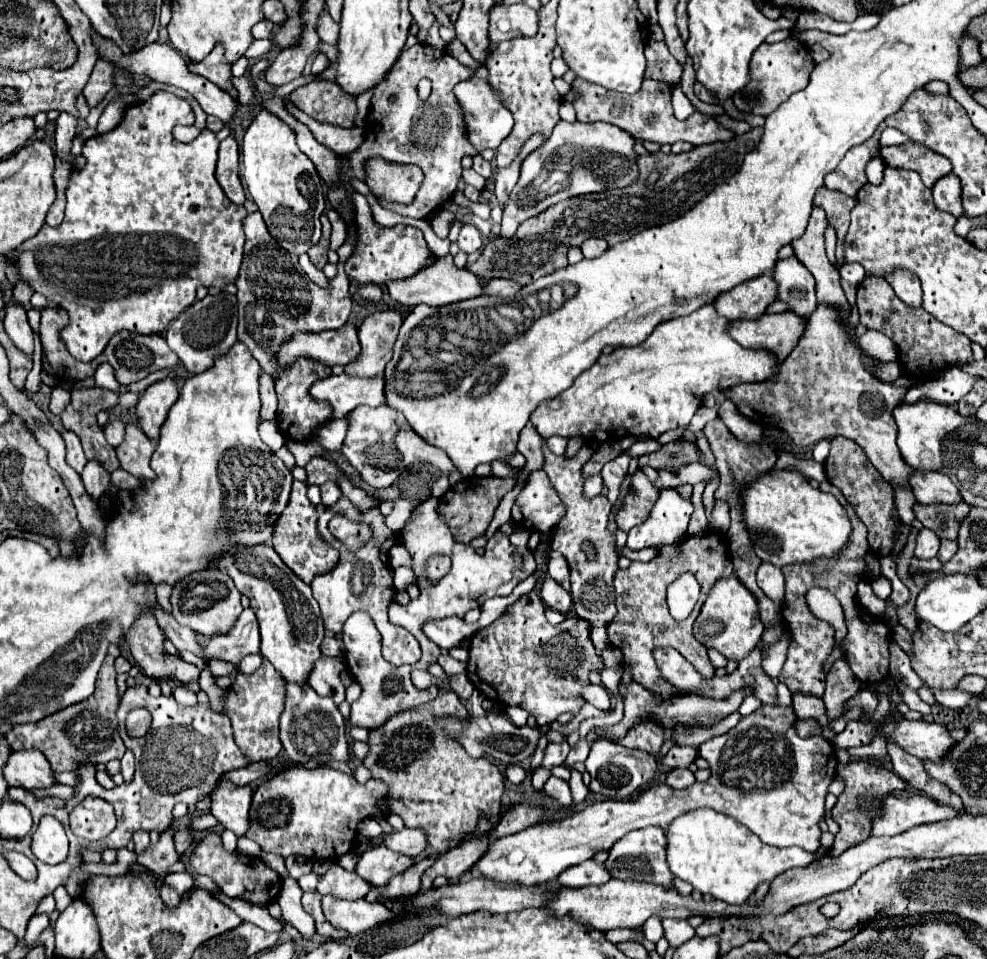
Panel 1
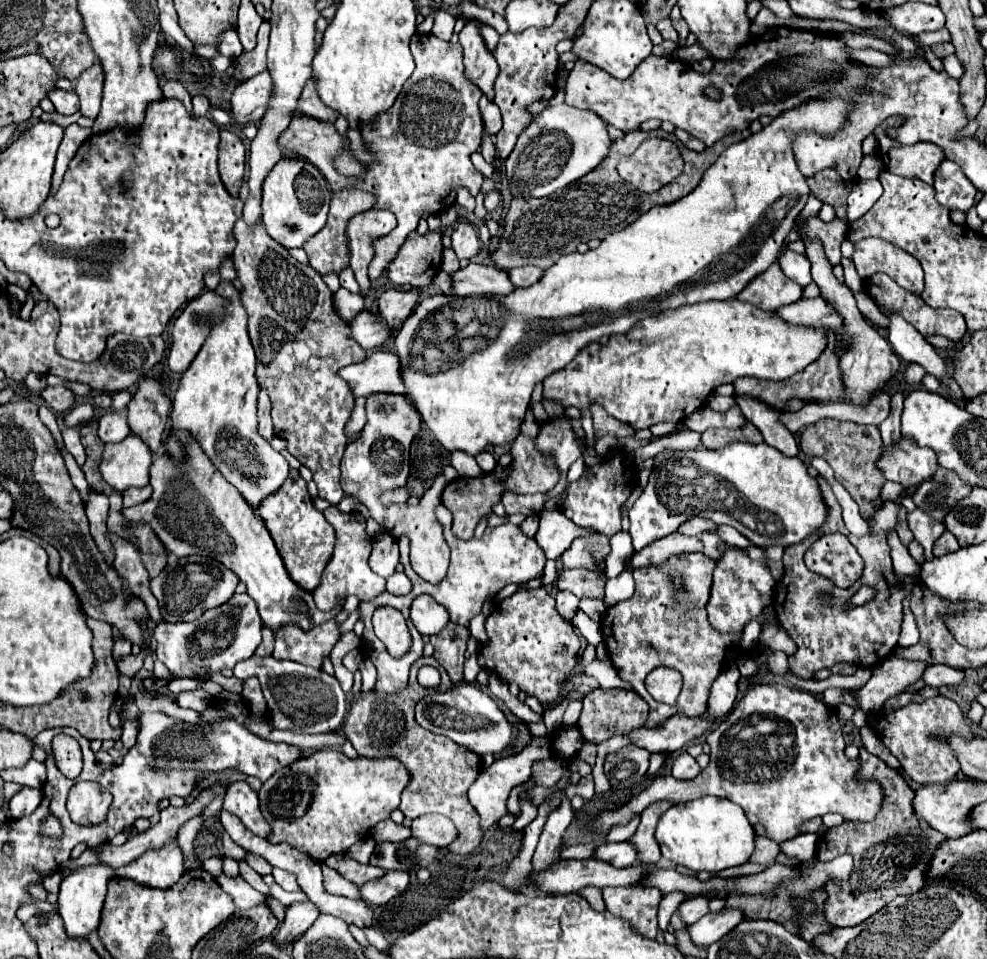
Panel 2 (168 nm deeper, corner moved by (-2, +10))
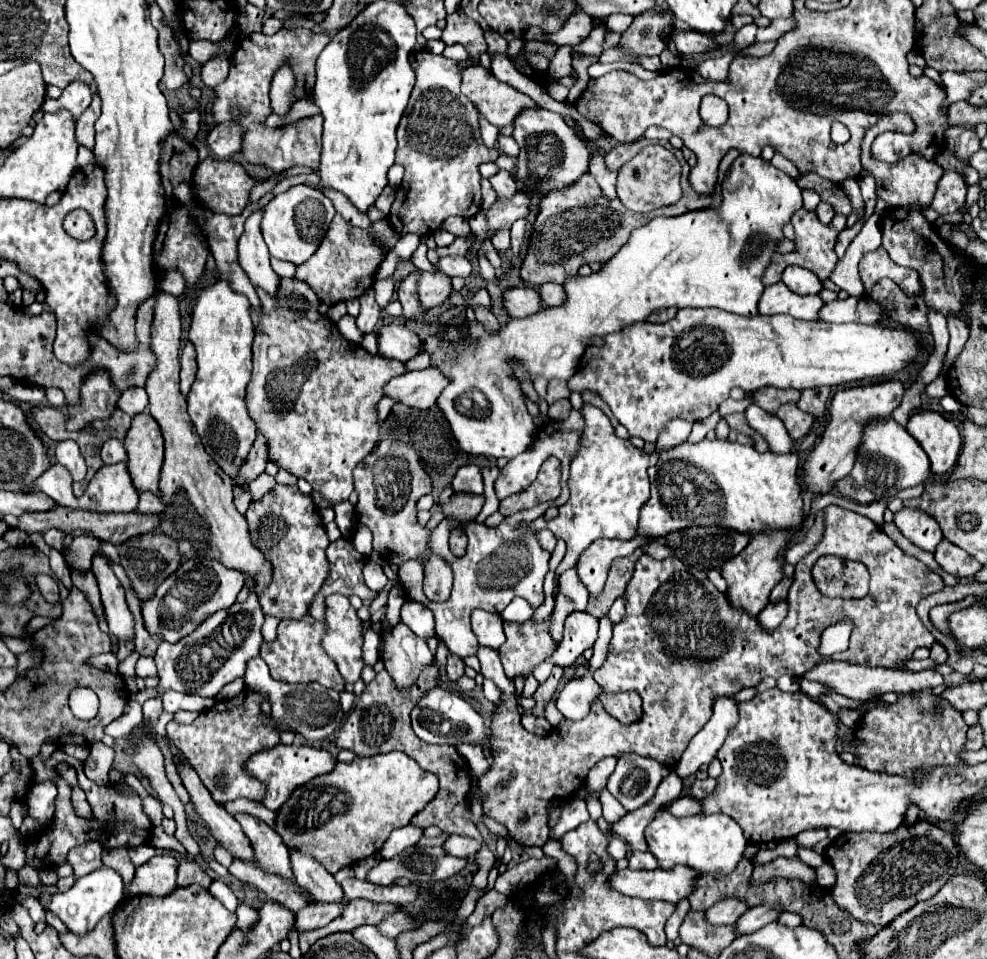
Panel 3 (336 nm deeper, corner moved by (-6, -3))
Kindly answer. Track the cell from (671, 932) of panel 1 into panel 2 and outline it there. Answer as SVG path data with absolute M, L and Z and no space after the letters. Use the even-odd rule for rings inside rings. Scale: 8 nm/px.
M696 897L696 899L686 899L680 907L678 907L678 913L680 913L680 919L686 923L686 925L692 925L696 923L700 917L704 917L708 913L708 901Z

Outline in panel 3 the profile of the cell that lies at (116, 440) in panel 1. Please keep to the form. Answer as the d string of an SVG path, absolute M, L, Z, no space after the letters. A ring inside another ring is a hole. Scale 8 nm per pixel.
M116 438L104 442L102 446L102 460L104 464L118 464L118 462L124 462L126 460L126 450L124 450L124 444Z

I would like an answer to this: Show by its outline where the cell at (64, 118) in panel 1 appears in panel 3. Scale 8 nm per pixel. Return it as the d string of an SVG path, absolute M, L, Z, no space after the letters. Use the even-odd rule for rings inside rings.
M74 80L70 82L64 90L62 90L62 96L58 100L46 100L42 104L44 112L56 112L56 110L68 110L72 112L74 118L78 118L86 106L90 106L92 102L92 90L86 82L82 80Z

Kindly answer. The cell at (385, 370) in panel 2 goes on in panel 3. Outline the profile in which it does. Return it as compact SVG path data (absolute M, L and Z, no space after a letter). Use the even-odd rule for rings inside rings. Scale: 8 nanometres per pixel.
M426 368L418 372L408 372L402 376L392 378L384 386L384 394L396 398L398 402L426 410L436 404L436 398L442 394L442 390L448 386L448 378L438 368Z

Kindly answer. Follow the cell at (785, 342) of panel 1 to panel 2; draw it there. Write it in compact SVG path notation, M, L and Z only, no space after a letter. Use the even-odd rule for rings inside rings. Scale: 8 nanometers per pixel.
M822 297L800 299L792 305L784 305L778 309L778 317L788 325L830 327L834 331L840 331L840 315Z

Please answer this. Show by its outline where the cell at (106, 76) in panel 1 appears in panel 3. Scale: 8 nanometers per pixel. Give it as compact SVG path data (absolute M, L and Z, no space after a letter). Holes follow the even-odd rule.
M94 94L92 104L76 120L76 142L80 146L86 146L88 150L94 148L94 122L98 116L100 116L100 98L98 94Z

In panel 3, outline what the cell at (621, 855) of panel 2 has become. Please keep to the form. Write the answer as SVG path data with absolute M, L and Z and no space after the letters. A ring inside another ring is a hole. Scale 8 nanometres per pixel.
M634 852L630 856L630 870L656 870L658 862L650 852Z

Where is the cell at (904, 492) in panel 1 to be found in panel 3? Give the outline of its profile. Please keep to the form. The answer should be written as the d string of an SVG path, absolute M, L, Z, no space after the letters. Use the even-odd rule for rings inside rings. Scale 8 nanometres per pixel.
M948 314L946 320L948 320L948 330L950 330L950 346L946 352L946 362L948 362L946 370L948 370L954 364L956 354L960 354L960 348L968 340L968 326L960 318L956 318L956 314Z

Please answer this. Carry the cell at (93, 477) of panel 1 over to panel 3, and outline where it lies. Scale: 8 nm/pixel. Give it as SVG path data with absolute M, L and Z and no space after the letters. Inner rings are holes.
M94 556L94 574L98 578L100 598L102 598L104 616L106 616L110 634L118 642L132 642L134 640L134 616L128 610L124 588L116 580L104 556Z

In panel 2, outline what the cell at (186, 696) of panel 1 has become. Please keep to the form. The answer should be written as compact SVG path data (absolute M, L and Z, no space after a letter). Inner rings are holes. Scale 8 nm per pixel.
M194 689L194 691L182 691L176 695L176 703L180 707L188 707L188 709L196 709L196 711L204 711L210 705L212 697L204 691L204 689Z

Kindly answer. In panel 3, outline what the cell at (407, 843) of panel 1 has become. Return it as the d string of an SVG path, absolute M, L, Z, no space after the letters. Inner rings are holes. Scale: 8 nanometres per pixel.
M452 834L446 844L444 844L446 852L452 854L452 856L458 856L458 858L472 858L478 850L480 850L480 842L472 840L472 838L464 838L464 836L458 836L458 834Z

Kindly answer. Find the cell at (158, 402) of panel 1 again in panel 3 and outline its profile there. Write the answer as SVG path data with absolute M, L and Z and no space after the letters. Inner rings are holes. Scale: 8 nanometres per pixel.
M148 412L136 414L132 418L132 426L124 438L124 448L128 454L126 466L132 474L136 490L148 490L160 498L158 478L164 458L164 440L160 434L160 426Z

